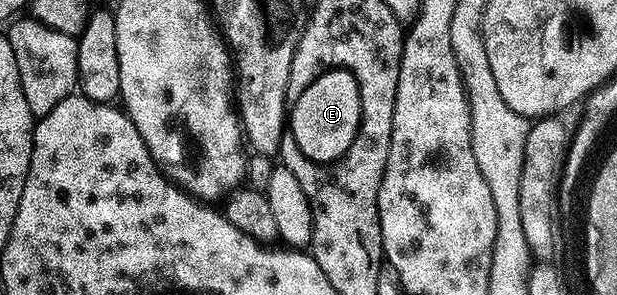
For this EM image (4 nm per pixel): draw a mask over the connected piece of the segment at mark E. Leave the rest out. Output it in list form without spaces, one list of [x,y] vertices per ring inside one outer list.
[[[340,68],[324,70],[300,96],[292,99],[287,110],[287,130],[291,135],[291,140],[299,144],[299,152],[303,152],[303,156],[307,156],[312,162],[332,164],[341,161],[351,148],[360,127],[361,86],[350,70]]]

